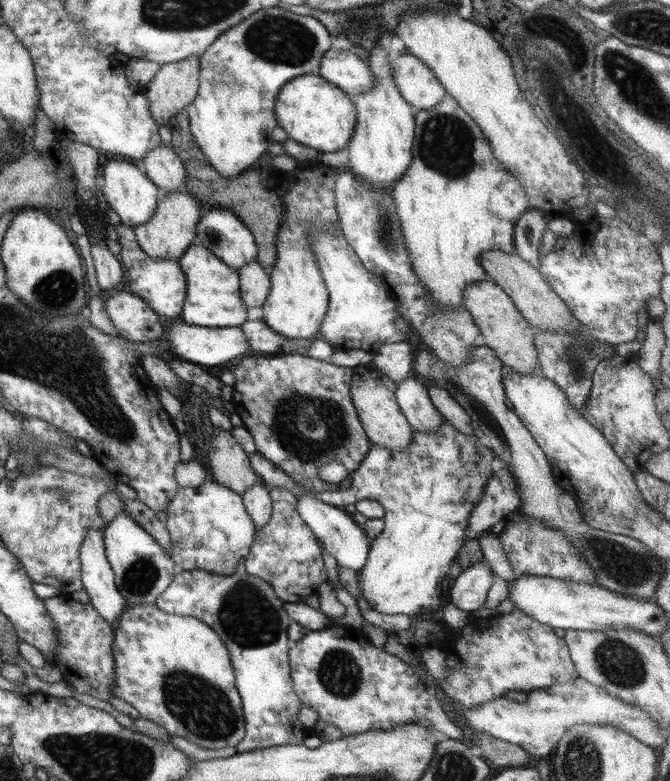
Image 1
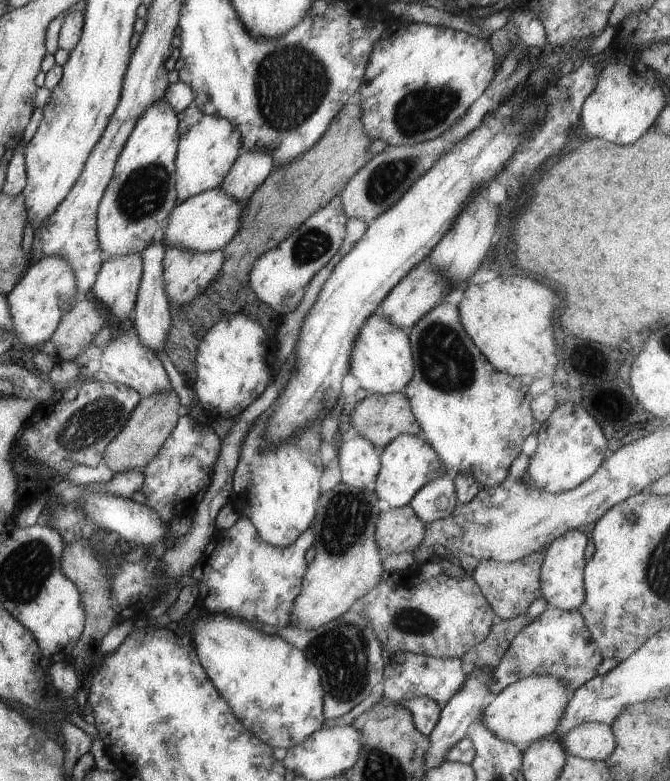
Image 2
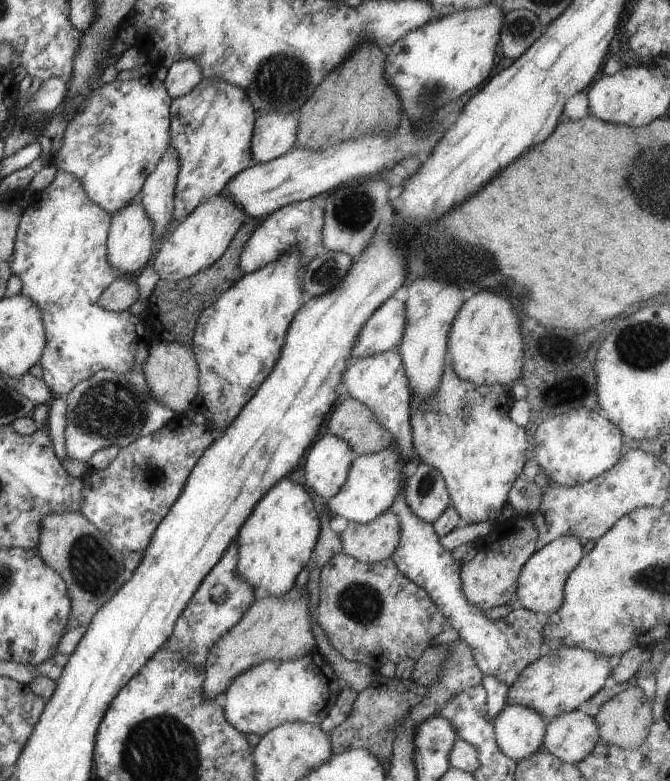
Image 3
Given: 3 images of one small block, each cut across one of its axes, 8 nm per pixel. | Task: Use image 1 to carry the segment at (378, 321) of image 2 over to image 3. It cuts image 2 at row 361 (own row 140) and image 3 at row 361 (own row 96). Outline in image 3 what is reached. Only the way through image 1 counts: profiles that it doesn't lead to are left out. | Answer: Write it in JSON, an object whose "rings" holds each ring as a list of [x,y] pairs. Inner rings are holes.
{"rings":[[[392,350],[351,360],[343,374],[343,382],[350,397],[370,408],[377,421],[393,434],[394,446],[405,462],[403,486],[394,499],[394,504],[389,508],[396,513],[401,524],[400,540],[391,559],[406,578],[426,590],[434,604],[439,606],[450,626],[458,630],[459,638],[472,649],[476,664],[483,674],[494,675],[510,686],[526,666],[536,662],[544,654],[546,650],[543,642],[544,618],[534,611],[521,607],[515,607],[502,619],[488,618],[485,612],[474,606],[464,594],[460,578],[461,566],[452,553],[440,544],[440,537],[433,529],[432,523],[420,520],[412,514],[403,492],[407,478],[414,474],[418,461],[413,454],[410,424],[410,405],[413,396],[402,355],[397,350]]]}

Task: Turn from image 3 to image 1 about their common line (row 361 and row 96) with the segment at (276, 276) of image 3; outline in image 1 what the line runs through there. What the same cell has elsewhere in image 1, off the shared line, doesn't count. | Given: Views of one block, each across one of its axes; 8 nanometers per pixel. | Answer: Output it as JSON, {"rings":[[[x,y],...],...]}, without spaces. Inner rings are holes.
{"rings":[[[283,6],[266,8],[251,14],[246,20],[225,30],[203,52],[200,61],[199,89],[196,98],[188,105],[190,132],[202,149],[207,161],[224,177],[233,177],[240,171],[260,163],[260,157],[273,142],[270,134],[278,126],[274,112],[280,88],[290,80],[318,70],[332,38],[329,30],[312,16],[296,14]]]}

